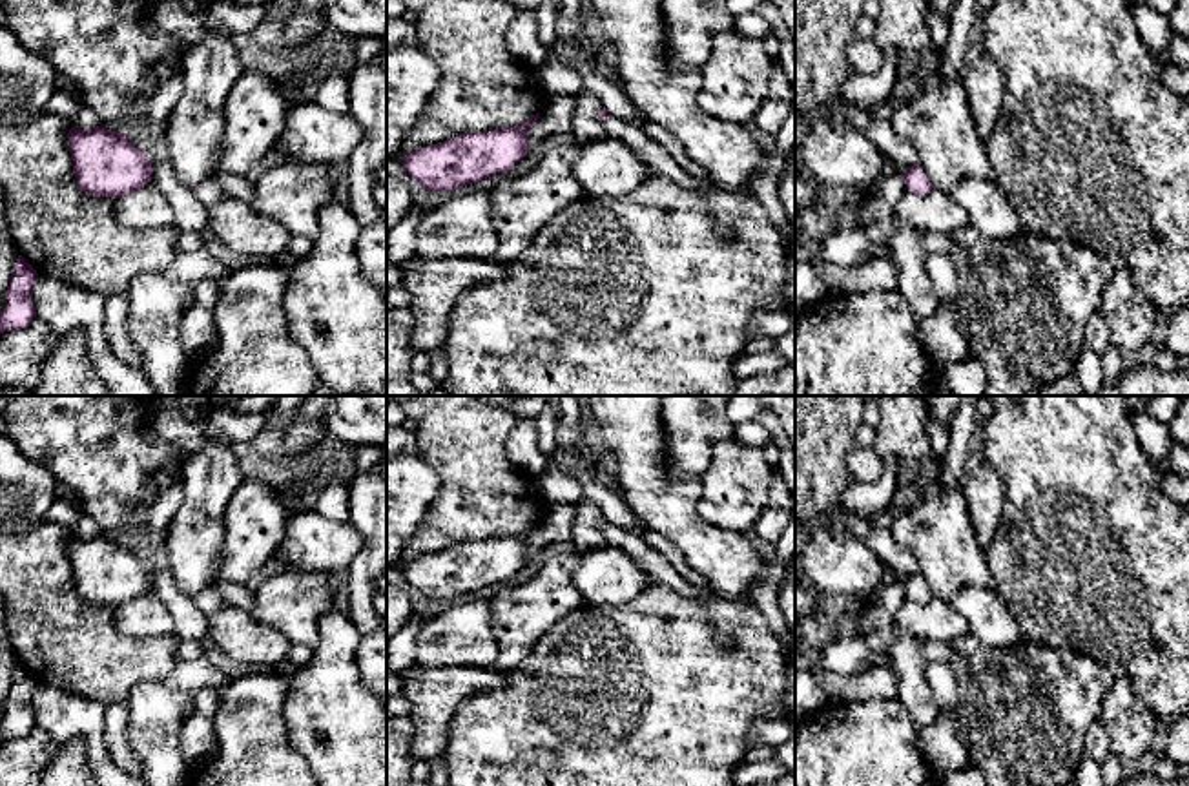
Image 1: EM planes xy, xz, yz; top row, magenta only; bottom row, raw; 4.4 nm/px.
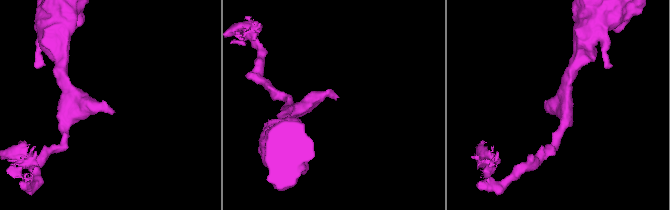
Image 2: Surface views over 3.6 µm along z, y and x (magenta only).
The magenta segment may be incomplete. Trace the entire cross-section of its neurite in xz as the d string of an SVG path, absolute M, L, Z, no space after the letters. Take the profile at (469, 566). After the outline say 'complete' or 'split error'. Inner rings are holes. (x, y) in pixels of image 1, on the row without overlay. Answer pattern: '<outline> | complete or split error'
M540 522L525 533L470 540L429 553L401 565L408 584L427 598L447 600L512 578L527 564L527 543Z | complete

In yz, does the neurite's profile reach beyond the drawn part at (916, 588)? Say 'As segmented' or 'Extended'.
As segmented

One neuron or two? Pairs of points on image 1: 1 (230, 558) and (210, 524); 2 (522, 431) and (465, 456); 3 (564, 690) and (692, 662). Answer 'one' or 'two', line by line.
1: two
2: two
3: one

